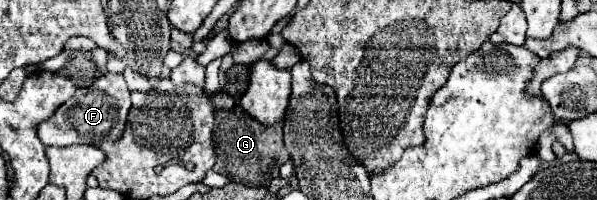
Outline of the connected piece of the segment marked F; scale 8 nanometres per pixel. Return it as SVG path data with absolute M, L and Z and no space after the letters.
M109 73L99 77L91 87L81 87L75 91L71 99L67 99L55 113L37 125L37 135L43 145L57 145L57 147L67 147L73 143L95 143L107 135L113 139L121 137L125 119L131 107L129 99L129 87L125 83L125 77L121 73Z

